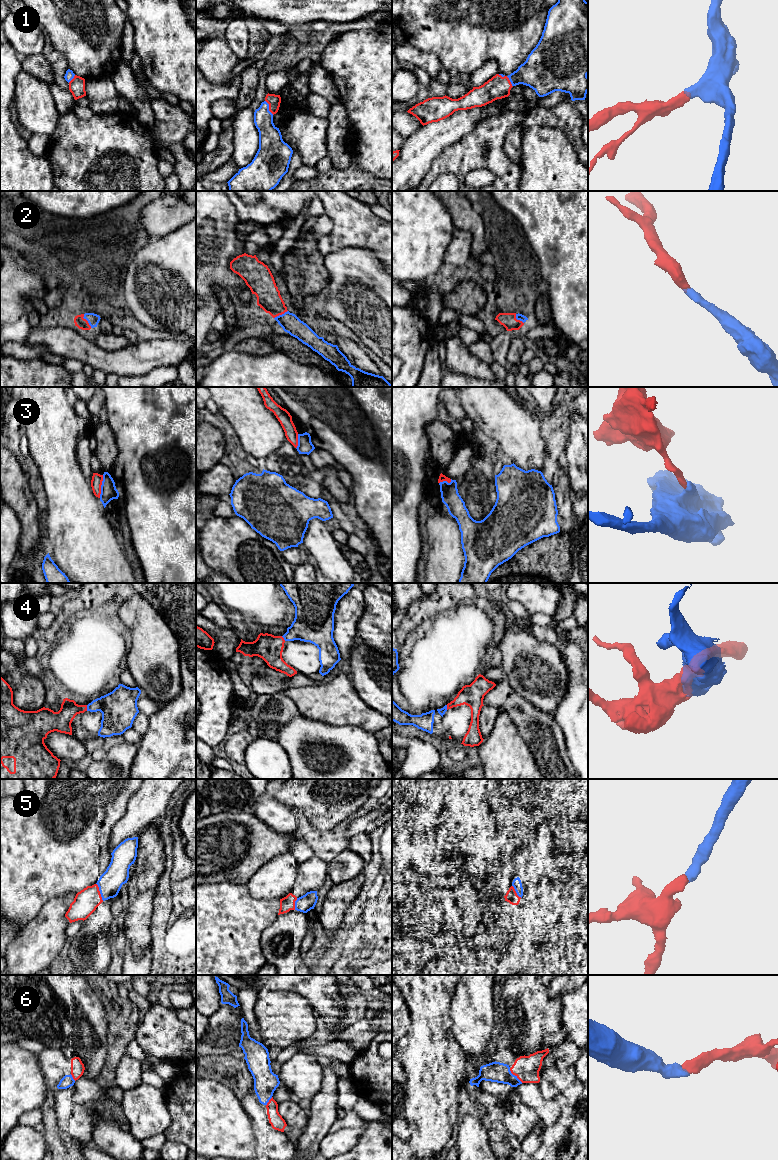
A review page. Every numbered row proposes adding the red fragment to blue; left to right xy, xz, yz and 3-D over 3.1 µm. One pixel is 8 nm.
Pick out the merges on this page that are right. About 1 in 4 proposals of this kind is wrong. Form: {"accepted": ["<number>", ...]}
{"accepted": ["1", "2", "4", "5", "6"]}

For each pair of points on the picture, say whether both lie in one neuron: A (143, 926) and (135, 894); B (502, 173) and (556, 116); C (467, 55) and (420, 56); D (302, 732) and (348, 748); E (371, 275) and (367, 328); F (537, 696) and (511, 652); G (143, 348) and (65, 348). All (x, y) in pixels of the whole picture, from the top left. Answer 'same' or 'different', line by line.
A: same
B: same
C: different
D: same
E: same
F: same
G: same

